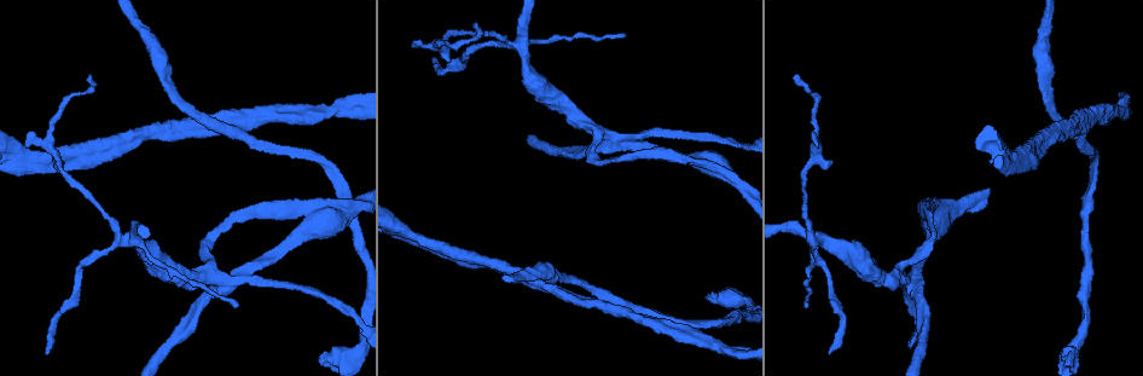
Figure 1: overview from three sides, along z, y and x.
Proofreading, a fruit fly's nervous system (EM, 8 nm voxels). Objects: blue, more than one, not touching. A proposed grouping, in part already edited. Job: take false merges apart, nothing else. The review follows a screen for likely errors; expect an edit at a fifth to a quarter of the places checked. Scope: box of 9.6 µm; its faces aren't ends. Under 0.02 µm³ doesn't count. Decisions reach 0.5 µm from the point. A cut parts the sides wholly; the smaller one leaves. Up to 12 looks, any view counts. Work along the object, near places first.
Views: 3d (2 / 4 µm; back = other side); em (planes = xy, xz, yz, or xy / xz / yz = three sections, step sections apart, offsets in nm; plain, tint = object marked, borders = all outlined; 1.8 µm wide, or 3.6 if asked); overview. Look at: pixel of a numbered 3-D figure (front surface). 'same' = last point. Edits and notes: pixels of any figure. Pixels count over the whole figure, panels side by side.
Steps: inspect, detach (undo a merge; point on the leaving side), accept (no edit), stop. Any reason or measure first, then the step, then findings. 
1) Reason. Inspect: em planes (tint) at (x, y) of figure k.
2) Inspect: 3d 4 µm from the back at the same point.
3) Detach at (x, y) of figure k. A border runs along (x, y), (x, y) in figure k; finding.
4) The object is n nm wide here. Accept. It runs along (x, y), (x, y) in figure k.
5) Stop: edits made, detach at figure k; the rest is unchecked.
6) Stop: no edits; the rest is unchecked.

Two arms at a narrow angle. Inspect: em yz step 4 (tint) at (238, 131) of figure 1.

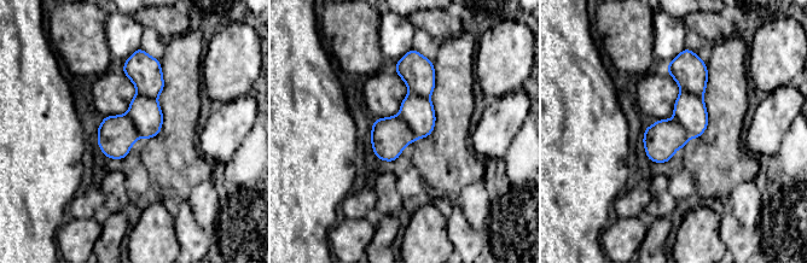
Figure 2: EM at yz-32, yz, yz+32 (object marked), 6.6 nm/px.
Detach at (389, 135) of figure 2. A second cell is stuck on.

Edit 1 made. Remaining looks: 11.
Two arms at a narrow angle. Inspect: 3d 2 µm from the back at (18, 154) of figure 1.

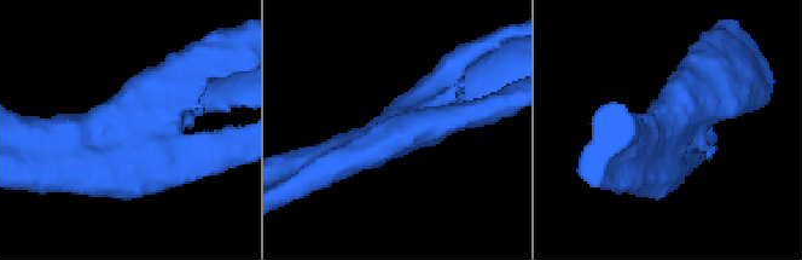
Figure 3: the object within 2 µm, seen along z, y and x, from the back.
Need the tissue. Inspect: em planes (tint) at (672, 119) of figure 3.

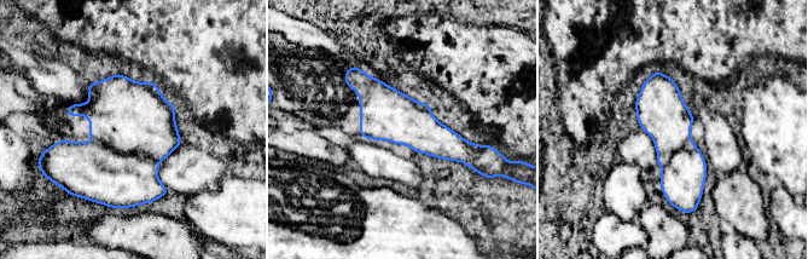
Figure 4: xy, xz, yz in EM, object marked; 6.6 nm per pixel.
Accept. It runs along (348, 79), (397, 119), (470, 151) in figure 4; continuous, no second cell.

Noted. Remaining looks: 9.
Abrupt turn. Inspect: em xz step 4 (tint) at (345, 109) of figure 1.

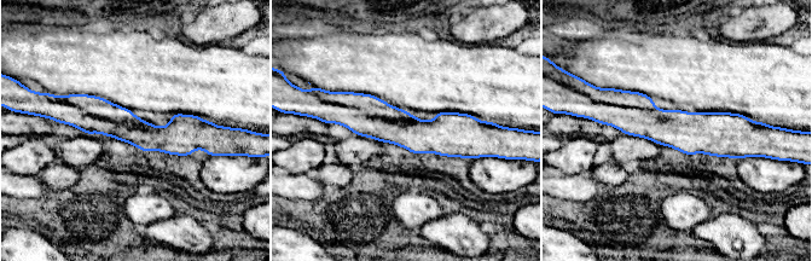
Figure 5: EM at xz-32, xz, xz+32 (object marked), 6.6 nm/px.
Another direction. Inspect: em planes (tint) at the same point.

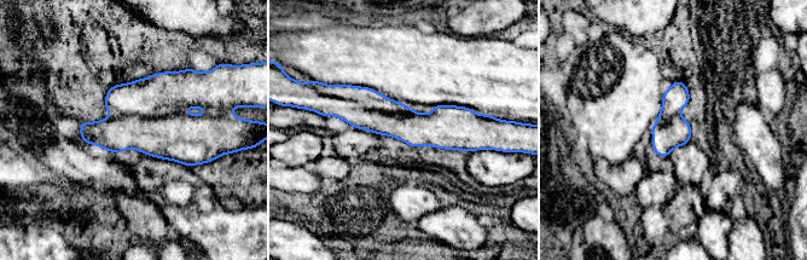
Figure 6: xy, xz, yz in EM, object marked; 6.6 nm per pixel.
The object is 220 nm wide here. Accept. One cell here.

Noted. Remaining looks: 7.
Sudden change in width. Inspect: em 3.6 µm yz step 16 (tint) at (340, 209) of figure 1.

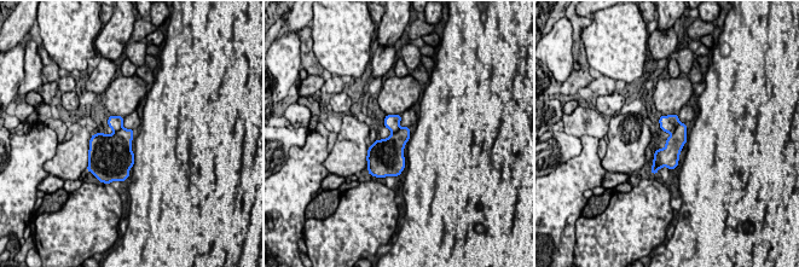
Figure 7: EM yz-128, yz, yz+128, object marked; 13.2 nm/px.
Detach at (673, 146) of figure 7. A border runs along (679, 123), (671, 134) in figure 7; a second cell is stuck on.

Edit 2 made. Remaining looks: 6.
Three arms meet. Inspect: em planes (tint) at (201, 276) of figure 1.

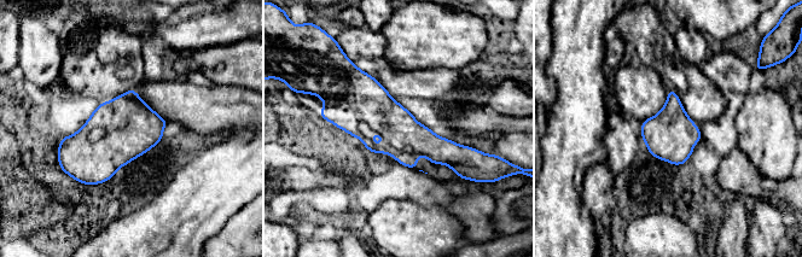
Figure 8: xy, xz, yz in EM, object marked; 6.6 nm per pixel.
Accept. One cell here.

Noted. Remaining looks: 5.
Stop: edits made, detach at figure 2, detach at figure 7; the rest is unchecked.

